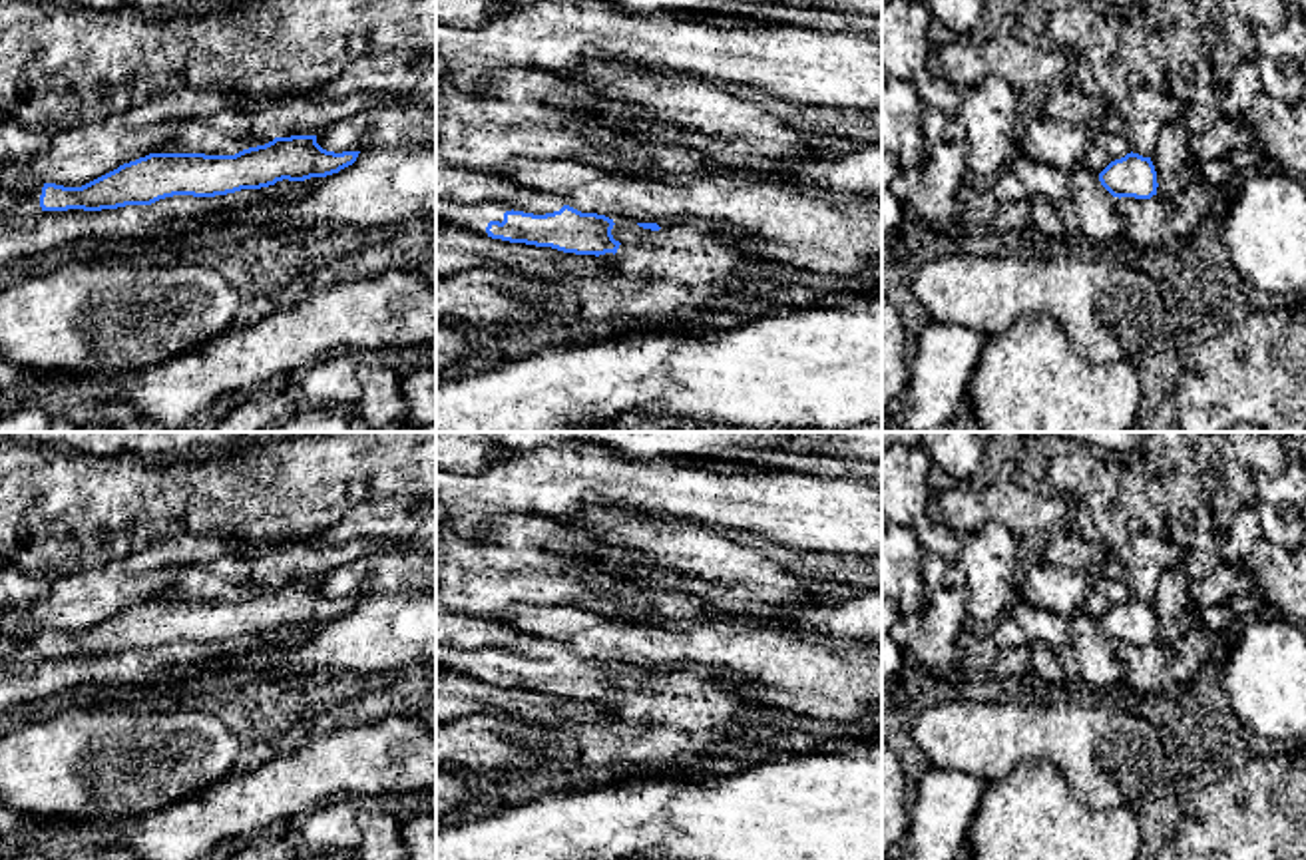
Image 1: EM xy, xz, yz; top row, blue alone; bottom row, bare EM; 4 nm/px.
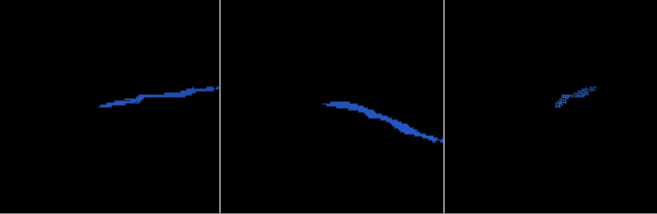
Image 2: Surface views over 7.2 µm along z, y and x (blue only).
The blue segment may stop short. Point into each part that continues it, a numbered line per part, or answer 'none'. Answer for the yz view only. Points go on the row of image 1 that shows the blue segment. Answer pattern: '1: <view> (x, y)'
none

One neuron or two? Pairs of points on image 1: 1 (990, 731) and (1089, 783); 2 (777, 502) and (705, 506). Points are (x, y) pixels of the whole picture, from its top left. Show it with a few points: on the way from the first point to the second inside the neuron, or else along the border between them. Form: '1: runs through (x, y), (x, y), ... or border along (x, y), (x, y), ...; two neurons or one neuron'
1: runs through (1016, 733), (1042, 733), (1066, 757); one neuron
2: runs through (759, 502), (723, 504); one neuron

